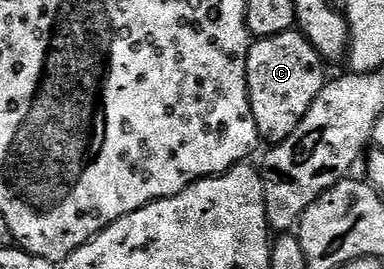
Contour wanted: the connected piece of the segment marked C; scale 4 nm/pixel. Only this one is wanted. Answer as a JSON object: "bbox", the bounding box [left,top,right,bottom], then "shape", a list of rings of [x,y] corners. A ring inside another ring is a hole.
{"bbox":[247,29,324,143],"shape":[[[298,29],[252,41],[247,54],[247,91],[253,120],[264,143],[283,142],[293,136],[293,128],[305,120],[305,112],[313,108],[313,100],[323,91],[323,66],[324,58]]]}

